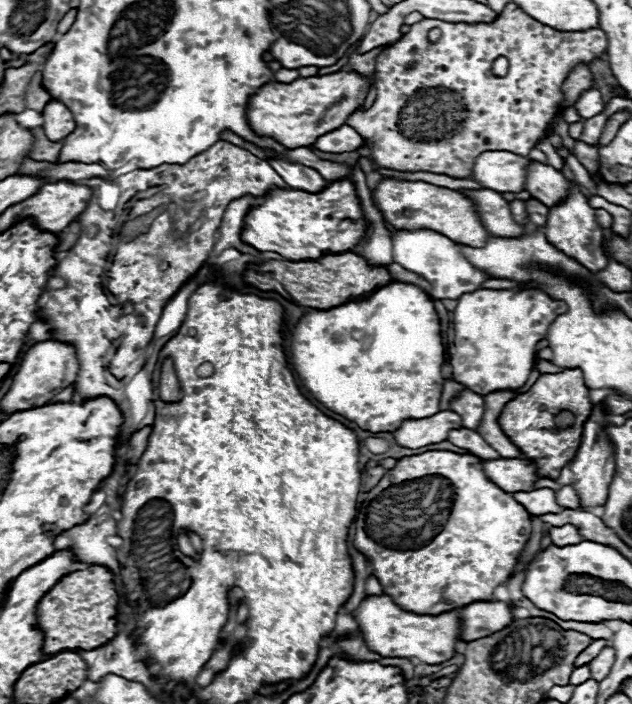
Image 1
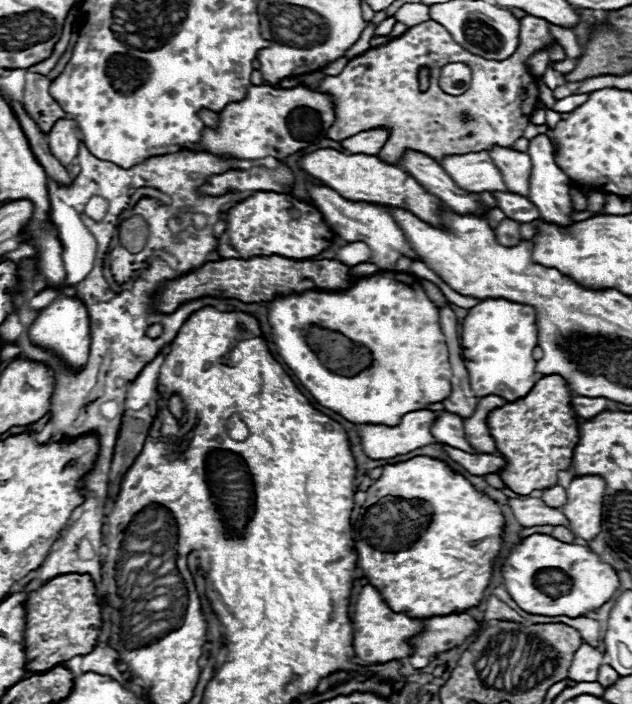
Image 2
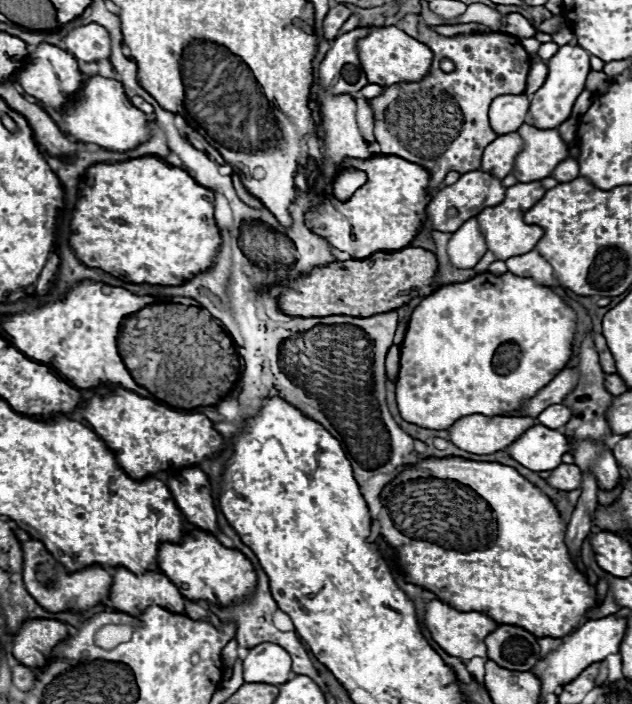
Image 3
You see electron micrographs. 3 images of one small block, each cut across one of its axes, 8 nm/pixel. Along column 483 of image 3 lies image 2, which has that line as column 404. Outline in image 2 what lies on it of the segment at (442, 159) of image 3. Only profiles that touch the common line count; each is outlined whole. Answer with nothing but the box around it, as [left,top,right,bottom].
[318,16,554,164]

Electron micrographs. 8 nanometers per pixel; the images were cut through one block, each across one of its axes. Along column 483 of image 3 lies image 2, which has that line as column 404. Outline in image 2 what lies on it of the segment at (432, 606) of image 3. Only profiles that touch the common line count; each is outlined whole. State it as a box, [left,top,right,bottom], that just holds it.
[352,586,424,662]

